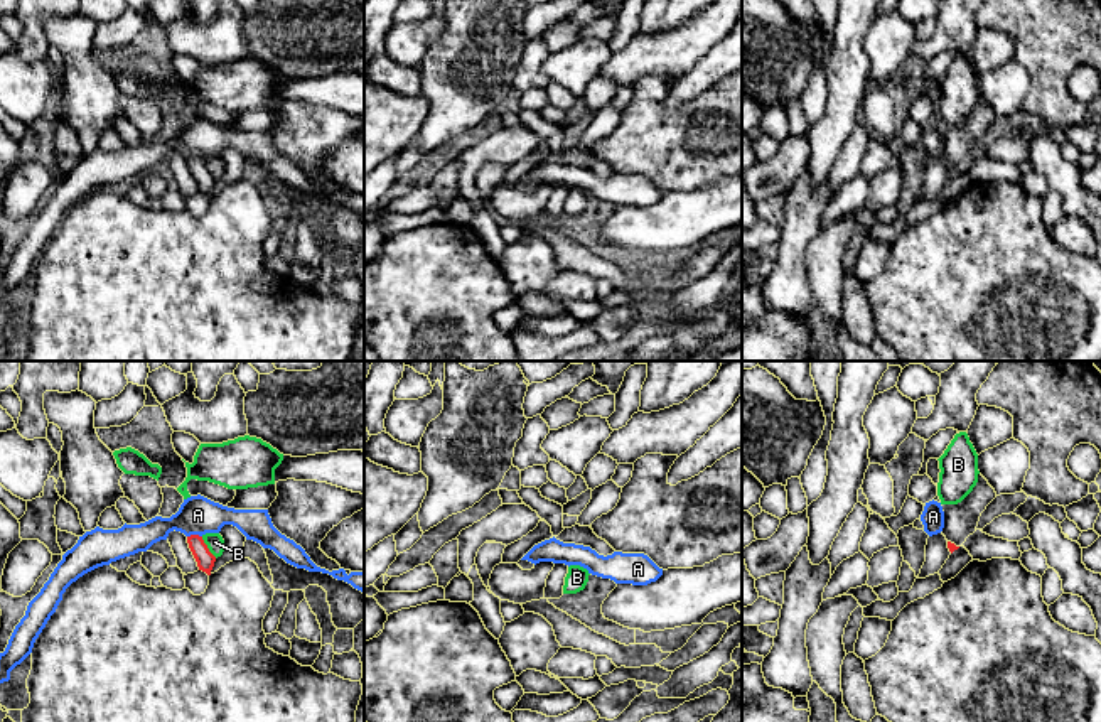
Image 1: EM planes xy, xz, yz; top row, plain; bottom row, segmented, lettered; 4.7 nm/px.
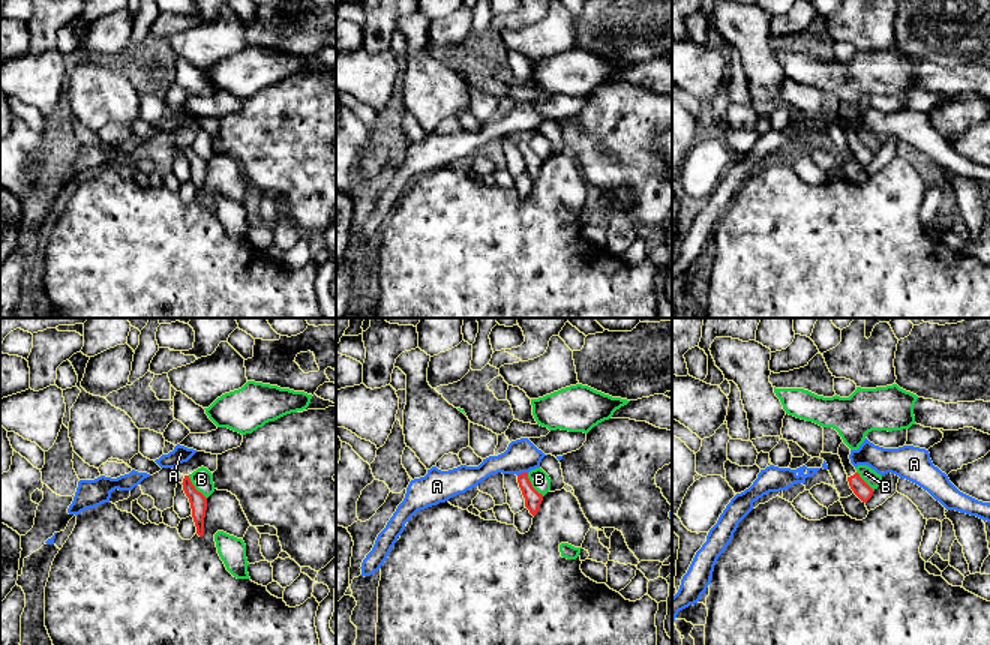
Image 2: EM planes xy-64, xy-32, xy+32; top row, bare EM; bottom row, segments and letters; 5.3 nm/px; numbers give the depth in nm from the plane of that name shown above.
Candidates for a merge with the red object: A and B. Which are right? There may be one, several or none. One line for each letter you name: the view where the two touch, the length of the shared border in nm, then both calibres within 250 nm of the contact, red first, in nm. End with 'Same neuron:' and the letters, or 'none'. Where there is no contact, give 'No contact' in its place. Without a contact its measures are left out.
Same neuron: none

